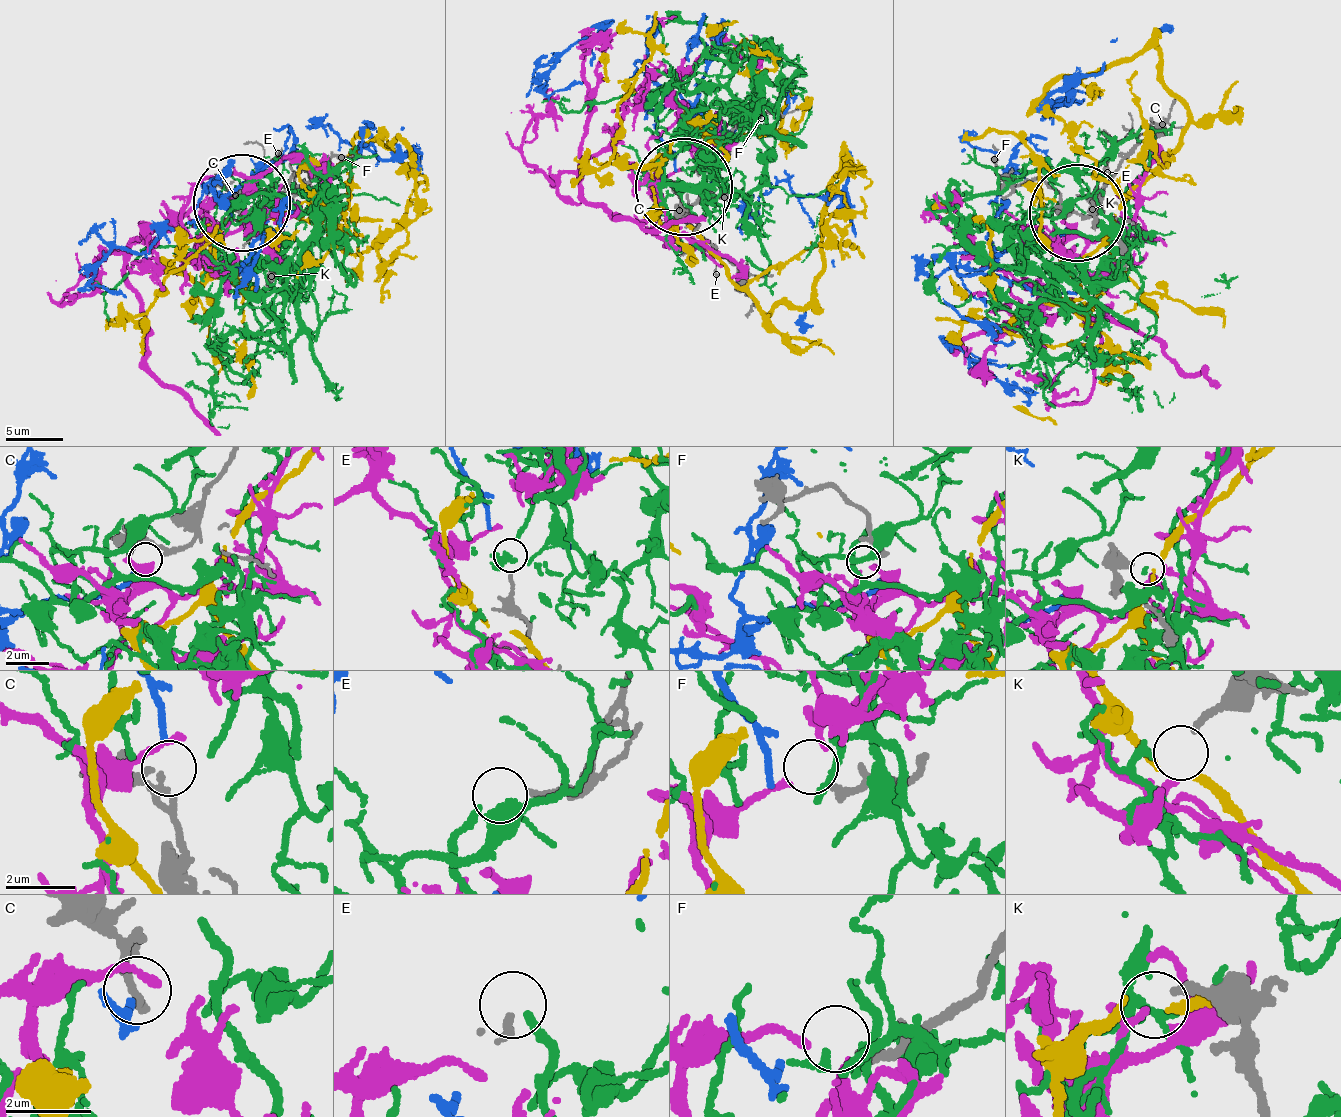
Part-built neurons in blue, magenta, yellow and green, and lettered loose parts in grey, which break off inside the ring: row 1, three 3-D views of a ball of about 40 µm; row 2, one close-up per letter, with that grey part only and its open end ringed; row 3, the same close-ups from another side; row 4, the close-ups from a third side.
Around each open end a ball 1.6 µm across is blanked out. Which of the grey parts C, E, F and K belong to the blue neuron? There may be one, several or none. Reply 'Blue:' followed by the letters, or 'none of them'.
Blue: C

